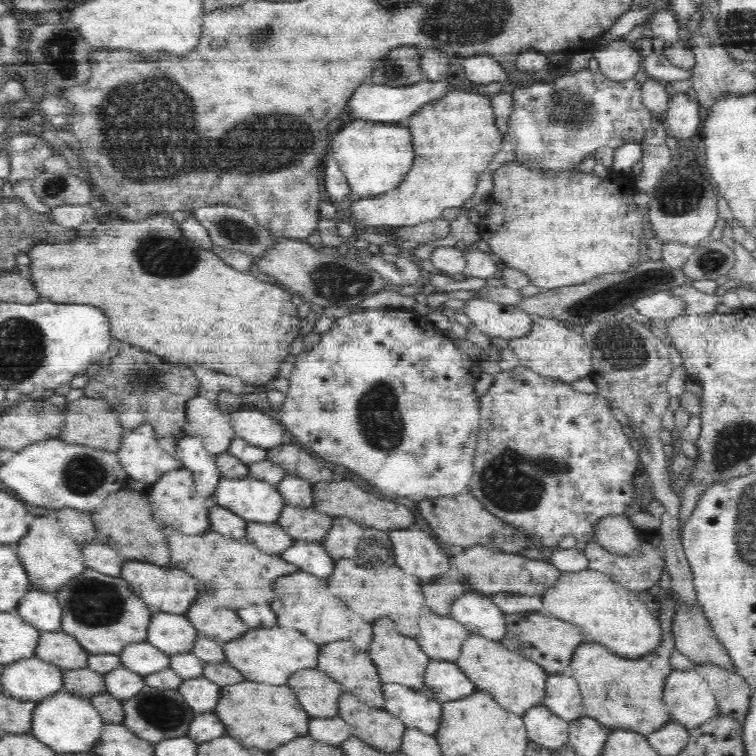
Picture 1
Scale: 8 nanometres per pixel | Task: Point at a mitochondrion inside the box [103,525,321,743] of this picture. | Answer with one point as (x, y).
(160, 711)

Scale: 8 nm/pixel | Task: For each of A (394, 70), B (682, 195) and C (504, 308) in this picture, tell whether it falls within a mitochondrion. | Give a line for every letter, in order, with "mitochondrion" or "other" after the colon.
A: mitochondrion
B: mitochondrion
C: other

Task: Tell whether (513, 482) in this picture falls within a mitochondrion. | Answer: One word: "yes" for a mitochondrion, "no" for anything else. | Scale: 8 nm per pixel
yes

